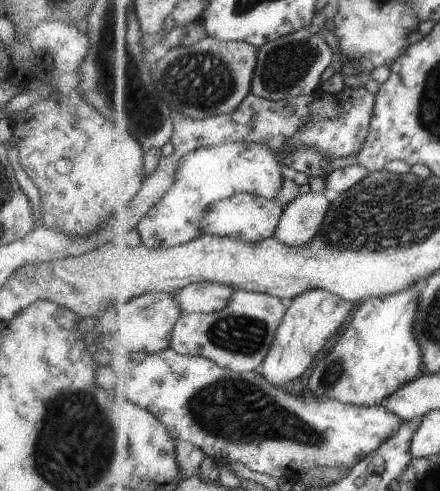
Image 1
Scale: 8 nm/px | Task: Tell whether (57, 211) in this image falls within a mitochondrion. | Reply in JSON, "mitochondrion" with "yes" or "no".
{"mitochondrion":"no"}

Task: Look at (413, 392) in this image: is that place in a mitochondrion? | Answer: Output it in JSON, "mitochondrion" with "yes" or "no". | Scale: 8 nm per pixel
{"mitochondrion":"no"}

